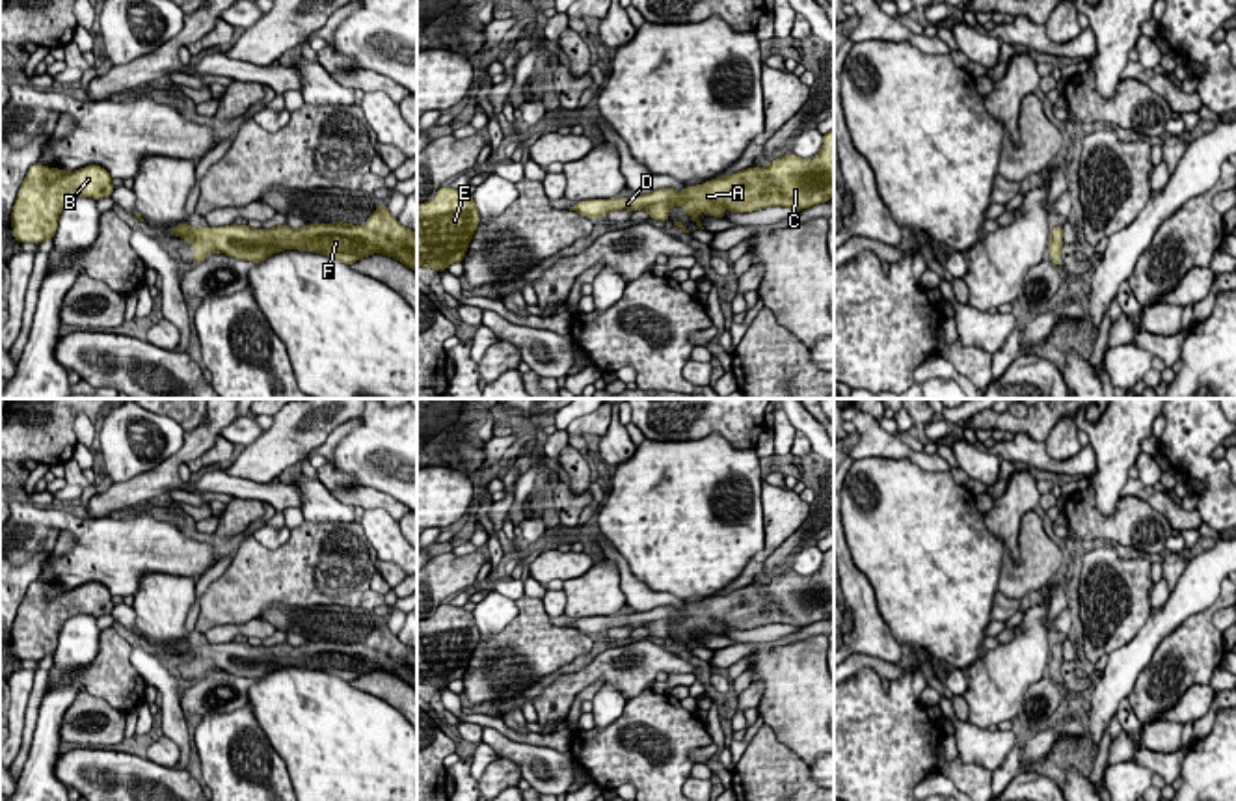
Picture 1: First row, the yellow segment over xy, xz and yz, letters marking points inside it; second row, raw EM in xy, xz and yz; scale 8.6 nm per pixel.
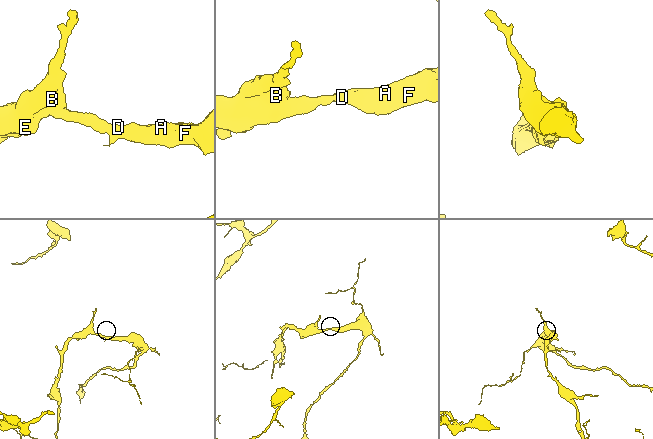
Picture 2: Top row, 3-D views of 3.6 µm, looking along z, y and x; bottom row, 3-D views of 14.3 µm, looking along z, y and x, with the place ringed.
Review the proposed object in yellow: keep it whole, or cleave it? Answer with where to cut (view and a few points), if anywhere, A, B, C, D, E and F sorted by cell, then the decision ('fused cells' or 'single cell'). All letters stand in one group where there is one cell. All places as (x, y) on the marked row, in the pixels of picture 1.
no cut | A B C D E F | single cell

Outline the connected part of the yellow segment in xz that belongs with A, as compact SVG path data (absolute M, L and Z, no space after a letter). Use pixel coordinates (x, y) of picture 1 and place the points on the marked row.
M834 130L823 134L821 151L813 158L799 158L787 153L782 158L774 158L765 168L746 168L743 171L704 181L698 186L685 186L679 194L674 188L659 188L650 194L629 196L620 199L586 199L575 203L570 210L598 220L611 210L648 210L652 220L666 222L670 220L668 209L679 205L691 220L702 227L698 212L705 212L719 220L724 220L724 207L735 212L752 212L767 207L787 207L795 210L810 209L819 203L826 203L834 196Z

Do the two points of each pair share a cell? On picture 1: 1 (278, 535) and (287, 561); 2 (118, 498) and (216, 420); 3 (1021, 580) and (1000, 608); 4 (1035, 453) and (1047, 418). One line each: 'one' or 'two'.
1: two
2: one
3: two
4: two

